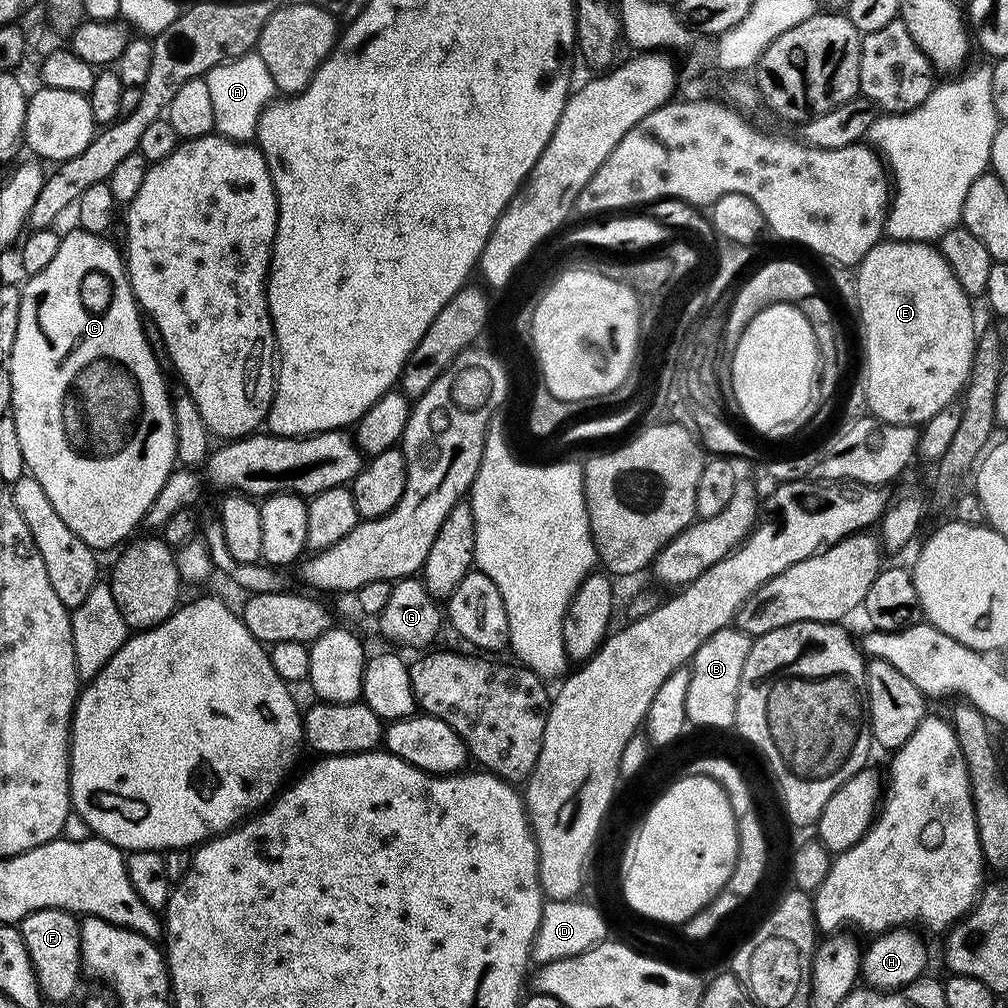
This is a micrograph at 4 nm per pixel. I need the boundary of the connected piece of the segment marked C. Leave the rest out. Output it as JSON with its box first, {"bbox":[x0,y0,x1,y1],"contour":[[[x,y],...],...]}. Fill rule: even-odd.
{"bbox":[8,232,176,550],"contour":[[[64,232],[60,237],[58,254],[38,274],[28,276],[22,284],[20,297],[22,310],[18,310],[18,338],[14,338],[14,350],[8,364],[8,373],[12,375],[12,407],[10,415],[14,418],[14,426],[18,426],[18,439],[22,445],[22,458],[25,469],[46,490],[46,498],[58,510],[62,522],[70,526],[70,530],[78,538],[85,540],[94,550],[108,548],[111,544],[119,545],[125,539],[124,535],[138,524],[138,518],[146,514],[150,502],[158,498],[158,490],[162,490],[162,482],[174,471],[176,459],[175,414],[173,412],[173,397],[168,397],[168,388],[164,385],[164,376],[160,373],[160,364],[144,337],[142,309],[136,303],[136,295],[132,292],[132,284],[128,281],[126,260],[120,252],[104,240],[103,235],[95,232]]]}

